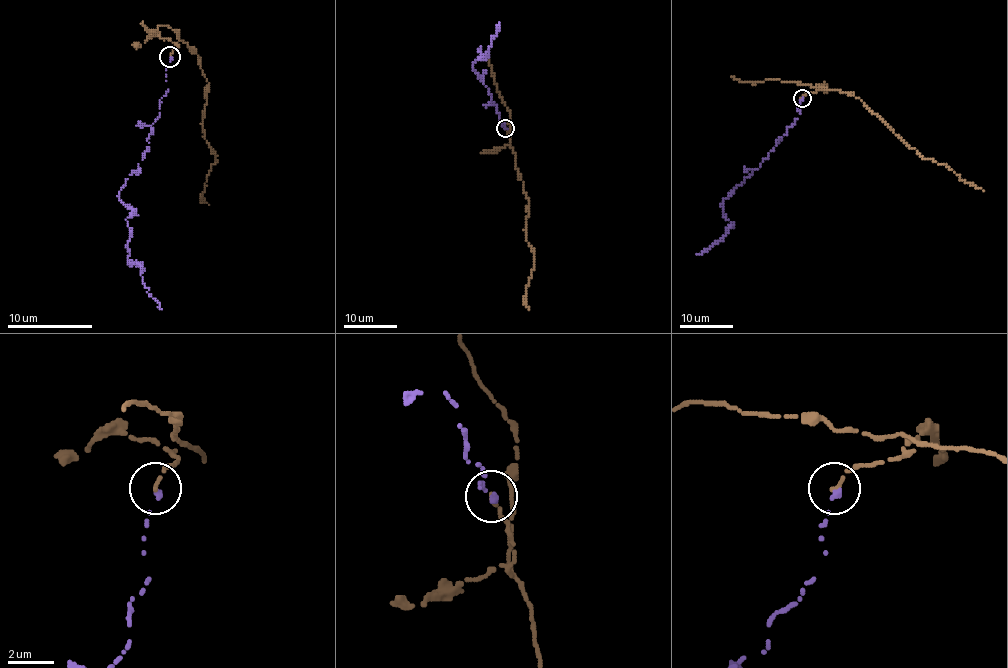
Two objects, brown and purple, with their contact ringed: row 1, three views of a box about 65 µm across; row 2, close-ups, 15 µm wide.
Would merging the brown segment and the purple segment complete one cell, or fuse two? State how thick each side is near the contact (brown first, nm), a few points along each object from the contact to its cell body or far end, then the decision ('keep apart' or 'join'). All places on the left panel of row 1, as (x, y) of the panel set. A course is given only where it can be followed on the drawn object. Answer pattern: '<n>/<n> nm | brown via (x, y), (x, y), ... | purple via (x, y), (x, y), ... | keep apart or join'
140/240 nm | brown via (170, 57), (179, 40), (185, 42), (198, 55), (209, 83), (202, 130), (217, 162), (202, 192), (209, 204) | purple via (170, 57), (168, 89), (147, 138), (149, 149), (119, 192), (132, 211), (128, 258), (162, 309) | join

